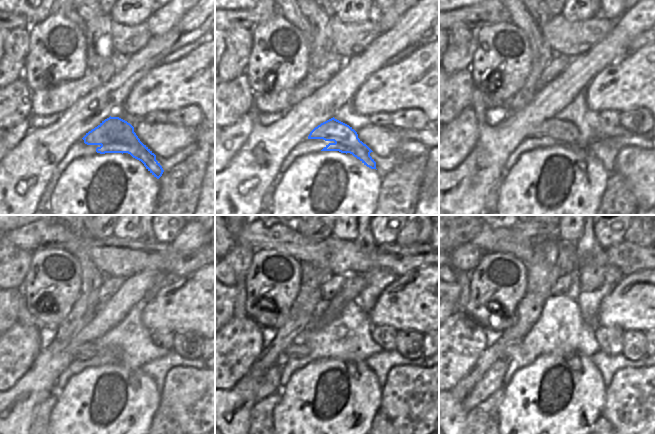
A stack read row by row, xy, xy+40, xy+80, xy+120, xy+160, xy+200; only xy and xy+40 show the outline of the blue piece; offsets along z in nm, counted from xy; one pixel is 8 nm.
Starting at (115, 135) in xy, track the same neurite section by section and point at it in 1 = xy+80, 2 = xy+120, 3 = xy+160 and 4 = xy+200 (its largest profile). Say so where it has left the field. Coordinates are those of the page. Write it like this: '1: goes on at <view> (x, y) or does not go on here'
1: goes on at xy+80 (565, 131)
2: goes on at xy+120 (89, 350)
3: goes on at xy+160 (298, 349)
4: goes on at xy+200 (508, 351)

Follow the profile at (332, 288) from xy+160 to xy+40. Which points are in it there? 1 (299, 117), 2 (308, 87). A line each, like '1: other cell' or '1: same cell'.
1: other cell
2: same cell

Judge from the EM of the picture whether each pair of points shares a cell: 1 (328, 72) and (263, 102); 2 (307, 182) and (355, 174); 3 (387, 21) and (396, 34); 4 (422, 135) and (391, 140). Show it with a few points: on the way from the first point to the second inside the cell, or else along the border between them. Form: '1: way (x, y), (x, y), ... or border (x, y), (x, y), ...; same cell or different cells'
1: way (312, 82), (296, 95), (279, 102); same cell
2: way (319, 174), (325, 180), (343, 180); same cell
3: border (407, 10), (388, 30), (380, 33); different cells
4: border (403, 130), (402, 136), (404, 138); different cells

